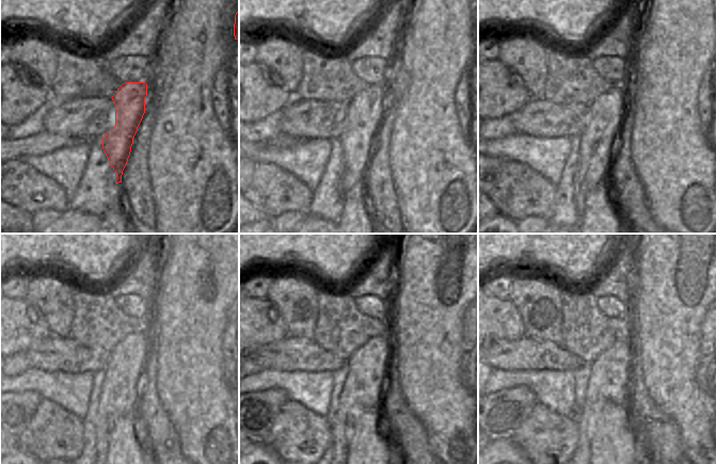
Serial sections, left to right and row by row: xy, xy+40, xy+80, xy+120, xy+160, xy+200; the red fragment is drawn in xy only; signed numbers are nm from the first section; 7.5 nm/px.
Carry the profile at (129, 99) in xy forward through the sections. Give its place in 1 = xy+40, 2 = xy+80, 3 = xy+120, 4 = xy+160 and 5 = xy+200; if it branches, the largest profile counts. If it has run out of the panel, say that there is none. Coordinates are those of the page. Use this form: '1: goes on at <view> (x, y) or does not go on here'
1: goes on at xy+40 (366, 110)
2: goes on at xy+80 (599, 141)
3: goes on at xy+120 (125, 374)
4: goes on at xy+160 (365, 386)
5: goes on at xy+200 (611, 373)

